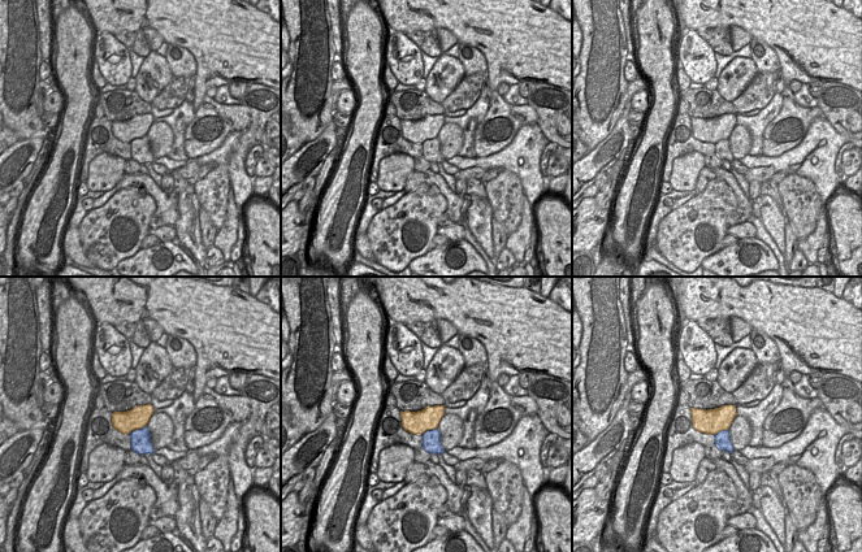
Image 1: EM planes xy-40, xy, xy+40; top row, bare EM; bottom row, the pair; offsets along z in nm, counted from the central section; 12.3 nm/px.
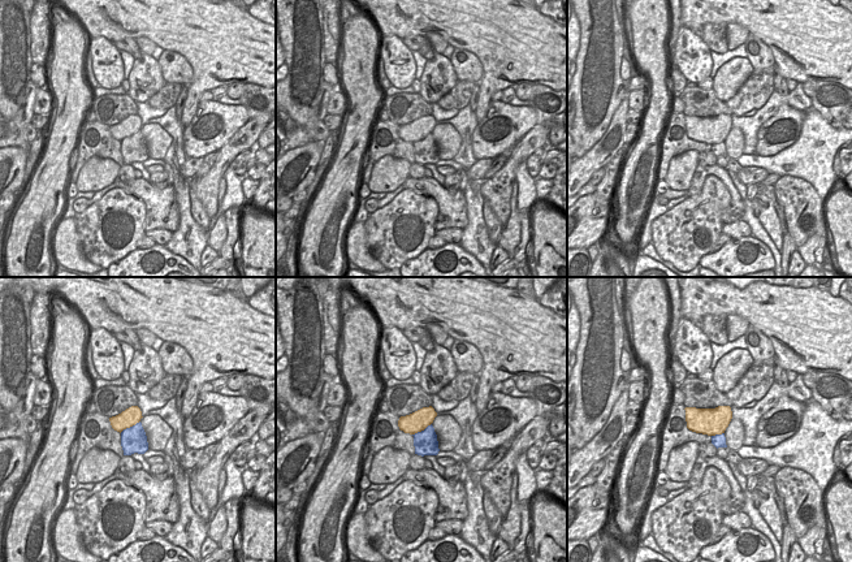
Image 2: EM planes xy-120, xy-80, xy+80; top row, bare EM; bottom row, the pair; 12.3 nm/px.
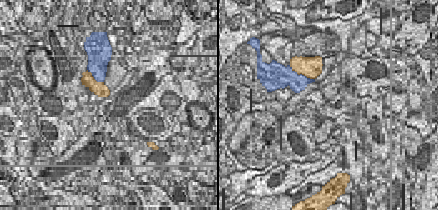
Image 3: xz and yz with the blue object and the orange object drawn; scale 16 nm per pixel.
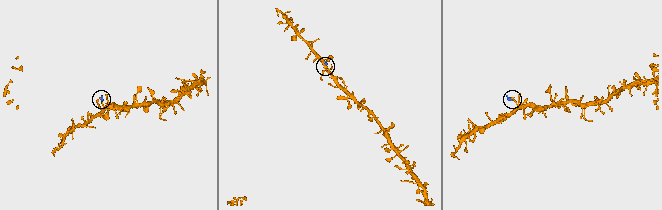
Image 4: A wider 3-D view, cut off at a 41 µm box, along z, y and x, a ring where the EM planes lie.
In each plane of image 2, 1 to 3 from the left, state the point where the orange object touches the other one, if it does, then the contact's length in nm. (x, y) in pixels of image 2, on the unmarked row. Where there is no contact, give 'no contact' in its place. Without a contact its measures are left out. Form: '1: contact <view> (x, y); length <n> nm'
1: contact xy-120 (130, 135); length 300 nm
2: contact xy-80 (422, 139); length 280 nm
3: contact xy+80 (717, 143); length 170 nm

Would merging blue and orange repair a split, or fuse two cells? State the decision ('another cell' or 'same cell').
another cell

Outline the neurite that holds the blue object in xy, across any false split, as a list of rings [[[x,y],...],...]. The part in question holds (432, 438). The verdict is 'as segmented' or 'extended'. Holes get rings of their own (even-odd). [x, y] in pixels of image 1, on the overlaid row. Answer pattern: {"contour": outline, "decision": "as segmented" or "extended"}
{"contour": [[[438,429],[428,430],[423,434],[423,448],[429,453],[443,453],[445,449],[441,445],[441,434]]], "decision": "as segmented"}

